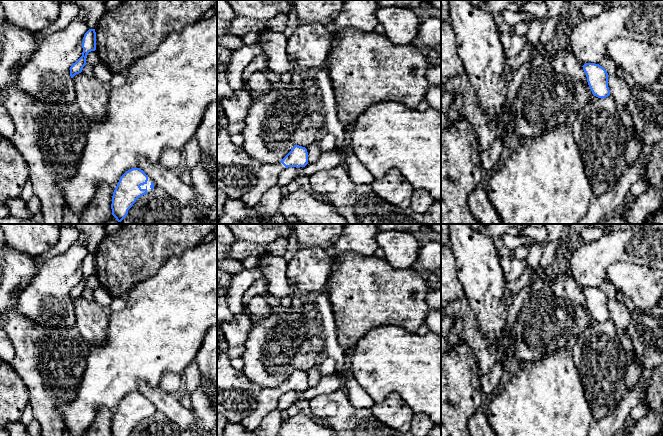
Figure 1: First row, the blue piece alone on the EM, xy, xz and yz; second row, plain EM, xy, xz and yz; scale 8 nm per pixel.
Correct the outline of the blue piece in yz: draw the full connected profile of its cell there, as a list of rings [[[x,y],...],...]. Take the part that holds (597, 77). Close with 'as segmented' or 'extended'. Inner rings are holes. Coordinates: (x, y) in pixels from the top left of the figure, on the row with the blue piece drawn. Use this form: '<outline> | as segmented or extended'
[[[586,63],[582,67],[593,95],[601,99],[608,97],[610,95],[608,87],[609,75],[606,70],[595,63]]] | as segmented

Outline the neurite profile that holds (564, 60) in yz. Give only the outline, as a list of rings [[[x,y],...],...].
[[[569,45],[554,47],[555,55],[552,58],[551,66],[562,74],[570,76],[574,81],[587,82],[586,74],[577,57],[571,51]]]

